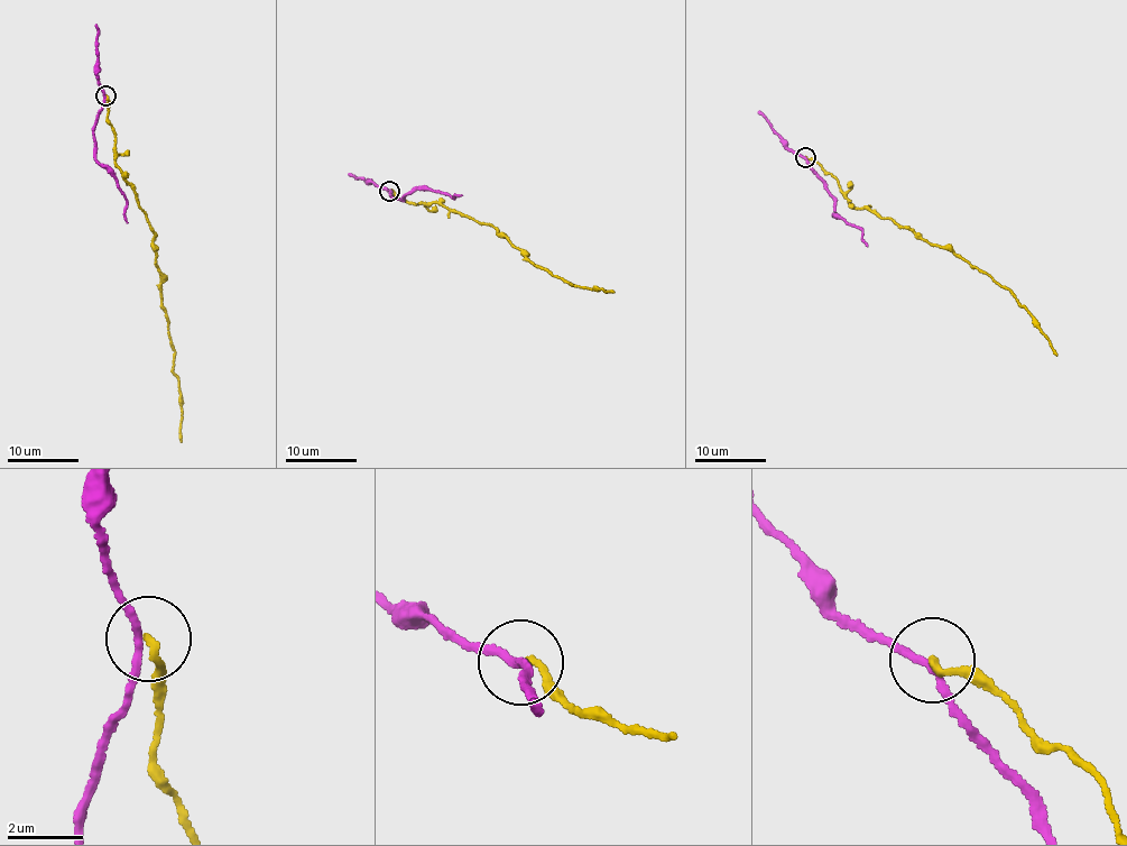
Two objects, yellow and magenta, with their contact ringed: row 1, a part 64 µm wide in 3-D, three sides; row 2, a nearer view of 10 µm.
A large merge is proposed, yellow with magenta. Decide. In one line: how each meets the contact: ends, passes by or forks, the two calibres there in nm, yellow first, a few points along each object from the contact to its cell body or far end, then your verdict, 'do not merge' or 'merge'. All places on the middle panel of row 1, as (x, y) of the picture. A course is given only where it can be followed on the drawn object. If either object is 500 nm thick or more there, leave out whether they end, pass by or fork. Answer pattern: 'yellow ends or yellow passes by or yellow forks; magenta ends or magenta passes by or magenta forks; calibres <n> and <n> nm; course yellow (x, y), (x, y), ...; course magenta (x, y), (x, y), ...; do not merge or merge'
yellow ends; magenta passes by; calibres 180 and 190 nm; course yellow (389, 190), (416, 205), (434, 201), (497, 230), (526, 259), (575, 285), (592, 288), (596, 286), (615, 292); course magenta (388, 190), (394, 199), (402, 200), (406, 194), (430, 189), (454, 198), (455, 194), (462, 195); do not merge

